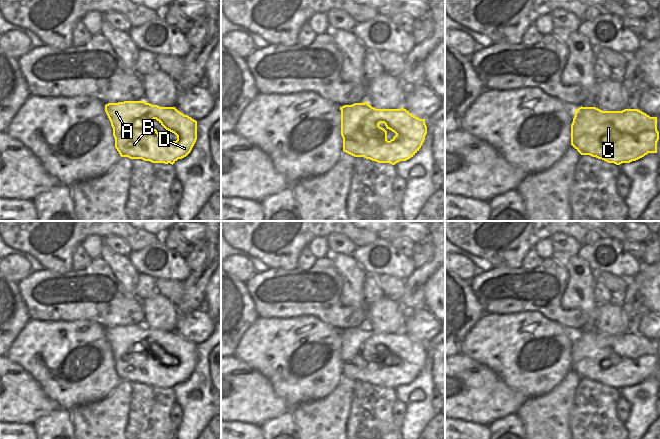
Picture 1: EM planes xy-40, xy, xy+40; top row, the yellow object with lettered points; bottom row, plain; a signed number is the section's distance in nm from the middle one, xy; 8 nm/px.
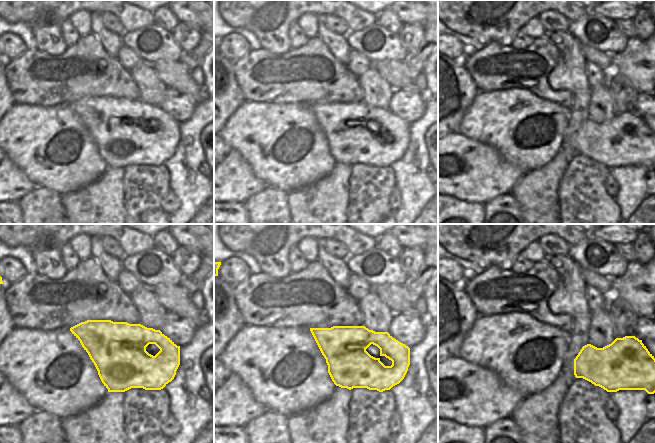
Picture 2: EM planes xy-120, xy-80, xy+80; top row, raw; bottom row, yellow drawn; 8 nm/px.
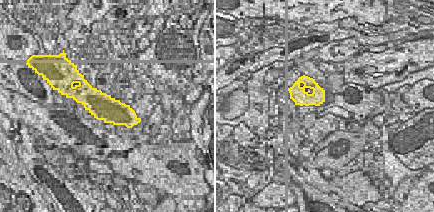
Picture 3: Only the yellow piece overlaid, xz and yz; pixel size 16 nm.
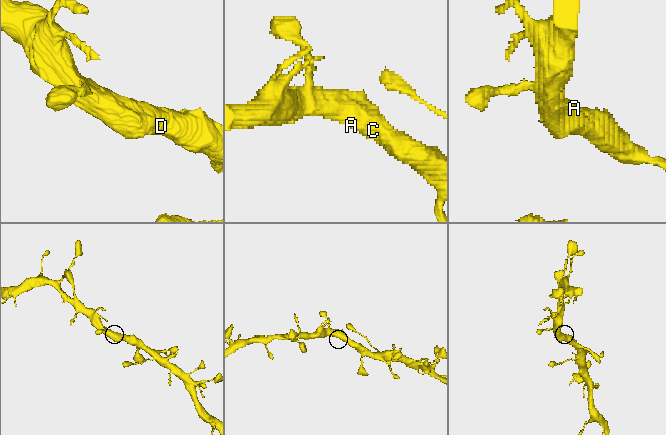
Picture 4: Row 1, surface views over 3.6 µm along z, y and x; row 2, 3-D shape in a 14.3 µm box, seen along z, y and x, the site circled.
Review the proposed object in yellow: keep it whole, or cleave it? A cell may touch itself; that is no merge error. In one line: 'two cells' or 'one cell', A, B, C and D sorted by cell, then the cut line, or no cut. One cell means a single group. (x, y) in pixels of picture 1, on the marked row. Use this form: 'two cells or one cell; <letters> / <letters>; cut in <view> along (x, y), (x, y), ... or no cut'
one cell; A B C D; no cut

